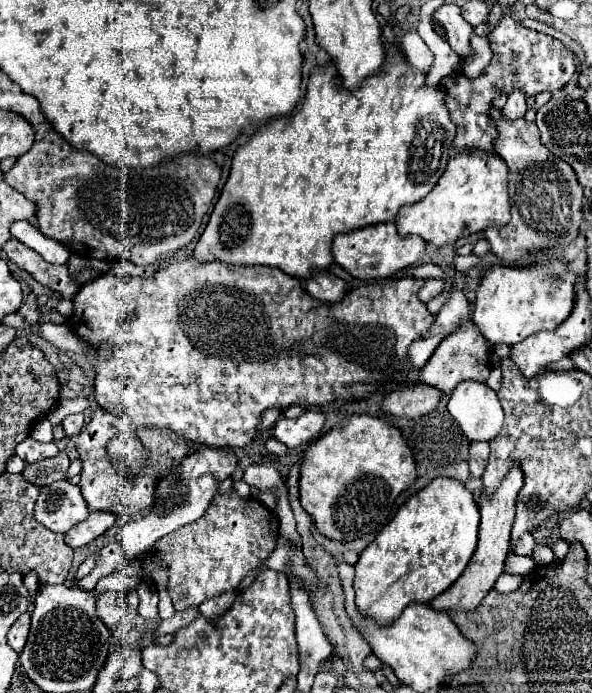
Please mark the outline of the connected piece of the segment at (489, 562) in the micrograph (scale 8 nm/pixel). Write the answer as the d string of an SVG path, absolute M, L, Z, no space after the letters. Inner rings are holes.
M513 463L509 473L499 483L497 491L493 491L491 495L483 493L477 499L477 505L479 505L479 511L481 511L481 527L479 527L477 549L475 549L469 565L461 573L461 577L447 591L443 591L439 597L435 597L435 601L431 601L431 607L435 607L437 611L445 611L445 609L465 609L465 611L469 611L469 609L475 609L481 603L481 599L487 595L487 591L493 589L497 577L503 573L503 561L509 553L511 525L515 521L515 499L517 499L517 493L521 491L521 487L523 487L523 471L521 471L519 463Z

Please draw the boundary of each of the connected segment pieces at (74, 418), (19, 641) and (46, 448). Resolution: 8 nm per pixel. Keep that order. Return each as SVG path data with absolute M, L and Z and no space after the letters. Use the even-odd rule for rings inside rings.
M83 413L65 417L65 421L61 423L61 427L63 427L63 433L65 433L67 439L69 439L69 437L77 437L79 431L83 429Z
M29 613L21 615L21 617L15 621L15 625L9 629L9 645L11 645L17 653L21 653L21 649L23 649L23 645L25 645L25 641L27 641L27 635L29 635Z
M27 437L23 443L17 445L17 455L23 461L41 461L45 457L55 457L59 453L55 443L37 443L35 439Z

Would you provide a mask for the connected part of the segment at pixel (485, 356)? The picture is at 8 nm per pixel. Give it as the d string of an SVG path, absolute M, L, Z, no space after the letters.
M463 321L457 331L453 331L449 337L445 337L439 347L435 349L433 357L427 361L423 369L417 371L417 381L433 385L441 389L443 393L451 393L461 381L487 381L491 371L489 363L489 343L487 339L477 331L477 325L473 321Z

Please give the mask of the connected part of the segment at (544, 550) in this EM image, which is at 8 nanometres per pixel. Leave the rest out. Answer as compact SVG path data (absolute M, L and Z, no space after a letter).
M538 544L535 546L530 557L534 560L536 564L543 563L545 565L551 564L555 559L555 555L549 547L540 546Z

